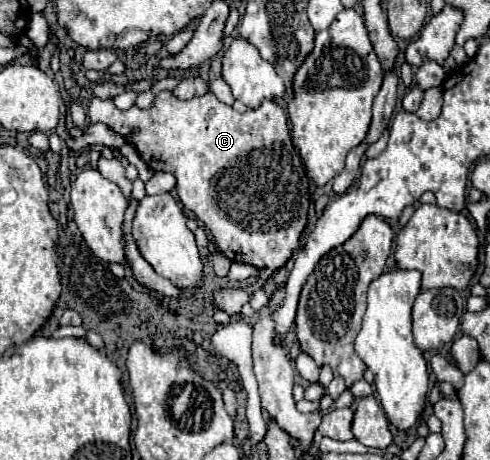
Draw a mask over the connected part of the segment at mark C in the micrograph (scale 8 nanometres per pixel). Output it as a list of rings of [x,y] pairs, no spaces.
[[[161,91],[153,99],[149,109],[133,105],[127,111],[119,111],[113,99],[91,97],[87,105],[91,123],[103,123],[121,137],[131,135],[131,145],[151,171],[167,171],[177,179],[175,191],[185,209],[189,209],[211,233],[217,249],[231,261],[247,263],[257,269],[281,269],[287,259],[297,251],[299,237],[307,223],[309,211],[309,179],[303,169],[301,157],[295,151],[287,127],[285,111],[265,99],[257,109],[245,113],[221,103],[213,93],[201,97],[179,99],[171,91]]]

